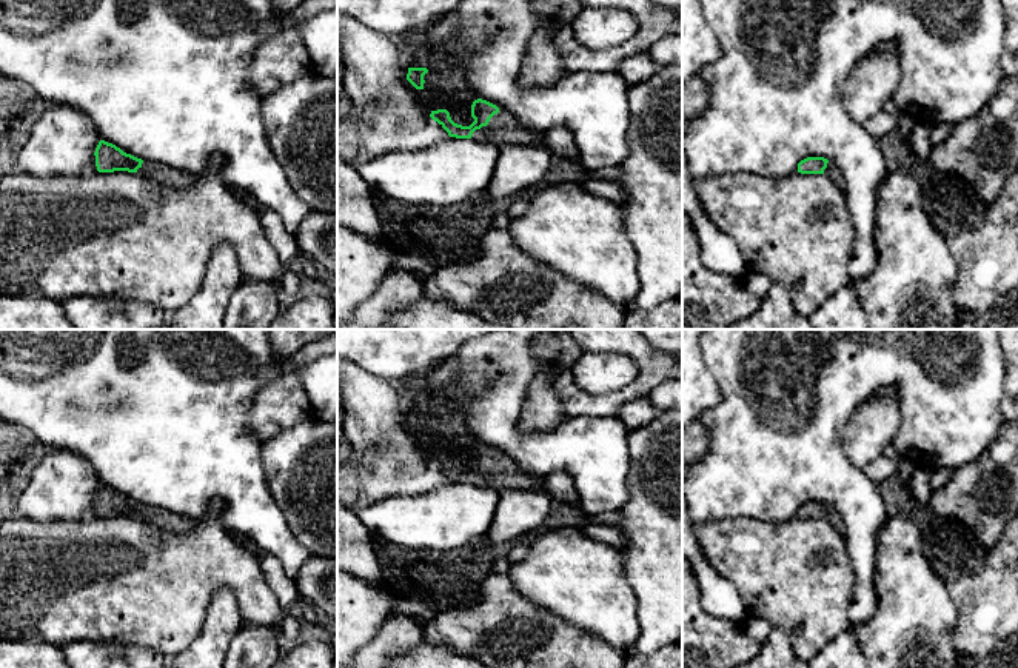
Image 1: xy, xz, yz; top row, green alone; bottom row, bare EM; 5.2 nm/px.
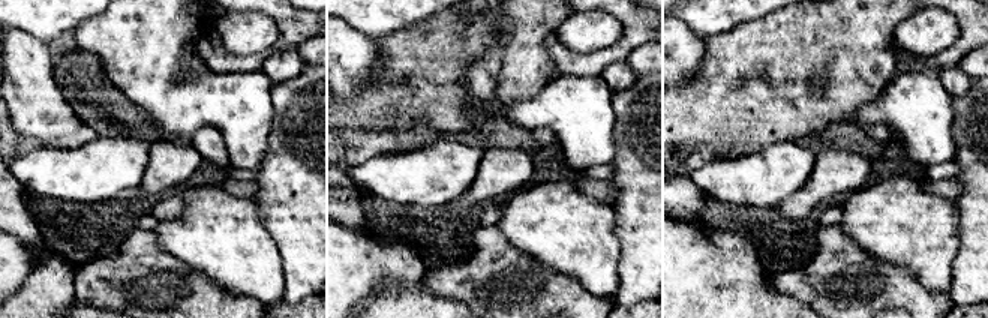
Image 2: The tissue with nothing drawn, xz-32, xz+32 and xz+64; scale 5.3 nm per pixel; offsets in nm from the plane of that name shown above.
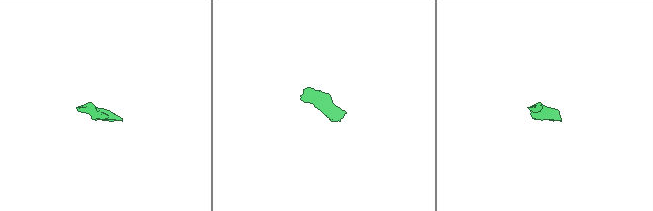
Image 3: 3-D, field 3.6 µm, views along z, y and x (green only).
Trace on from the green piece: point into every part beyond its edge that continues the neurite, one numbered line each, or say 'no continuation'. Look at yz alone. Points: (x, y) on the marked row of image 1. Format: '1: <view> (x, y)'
1: yz (832, 171)

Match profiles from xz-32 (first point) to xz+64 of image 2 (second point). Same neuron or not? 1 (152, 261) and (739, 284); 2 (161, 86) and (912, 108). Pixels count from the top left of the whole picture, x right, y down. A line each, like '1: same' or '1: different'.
1: different
2: same

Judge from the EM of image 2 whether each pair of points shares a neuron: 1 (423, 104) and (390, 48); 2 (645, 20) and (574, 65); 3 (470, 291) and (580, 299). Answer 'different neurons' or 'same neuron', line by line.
1: same neuron
2: same neuron
3: same neuron

